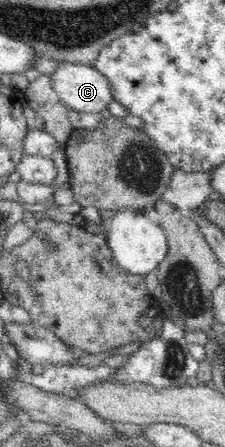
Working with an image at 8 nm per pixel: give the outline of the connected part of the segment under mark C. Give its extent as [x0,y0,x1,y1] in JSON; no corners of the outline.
[50,61,115,115]

